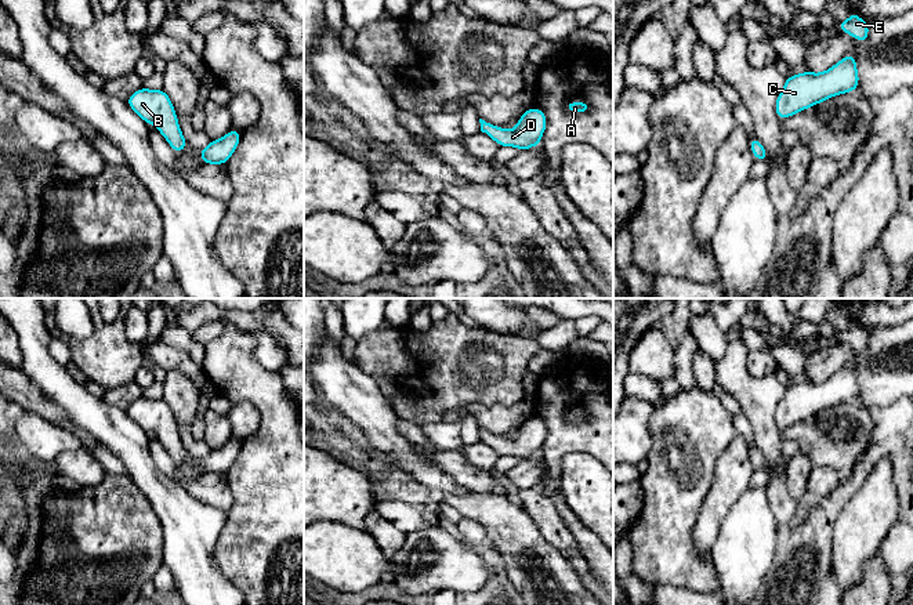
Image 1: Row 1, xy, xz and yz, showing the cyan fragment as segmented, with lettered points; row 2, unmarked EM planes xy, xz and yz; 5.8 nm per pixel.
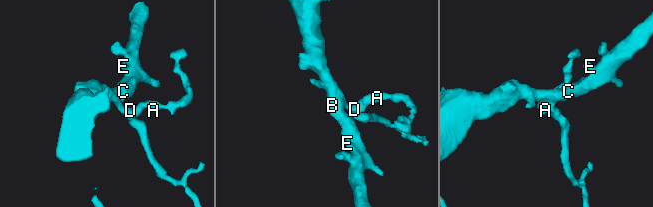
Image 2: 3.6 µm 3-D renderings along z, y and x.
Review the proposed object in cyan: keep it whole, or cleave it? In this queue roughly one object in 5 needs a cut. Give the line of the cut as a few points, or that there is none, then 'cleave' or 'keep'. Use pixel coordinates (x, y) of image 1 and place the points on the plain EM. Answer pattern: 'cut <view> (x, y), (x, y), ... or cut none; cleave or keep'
cut none; keep

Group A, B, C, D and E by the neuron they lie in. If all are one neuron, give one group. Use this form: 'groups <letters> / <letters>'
groups A B C D E

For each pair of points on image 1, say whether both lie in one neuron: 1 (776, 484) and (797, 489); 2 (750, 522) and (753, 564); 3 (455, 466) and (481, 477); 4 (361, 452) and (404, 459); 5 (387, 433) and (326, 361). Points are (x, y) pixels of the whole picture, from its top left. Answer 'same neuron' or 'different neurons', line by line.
1: different neurons
2: same neuron
3: same neuron
4: different neurons
5: same neuron

